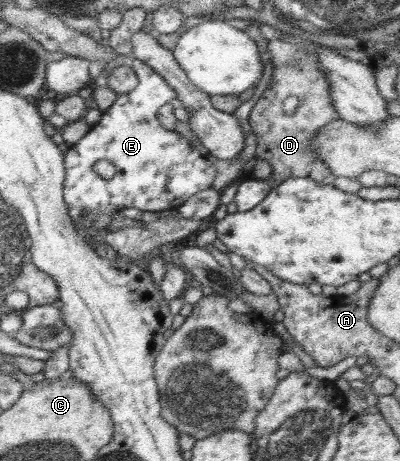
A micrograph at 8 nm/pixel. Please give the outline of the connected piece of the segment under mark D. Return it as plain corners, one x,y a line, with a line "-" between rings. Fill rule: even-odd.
278,39
269,41
268,52
273,63
270,83
249,116
250,127
256,133
256,158
268,161
272,167
272,174
266,181
273,189
290,177
306,177
316,184
332,184
336,177
328,165
316,157
316,151
310,151
312,138
316,138
318,130
340,118
332,105
328,79
320,69
320,61
297,46
-
290,97
296,99
298,105
293,113
286,113
284,101

